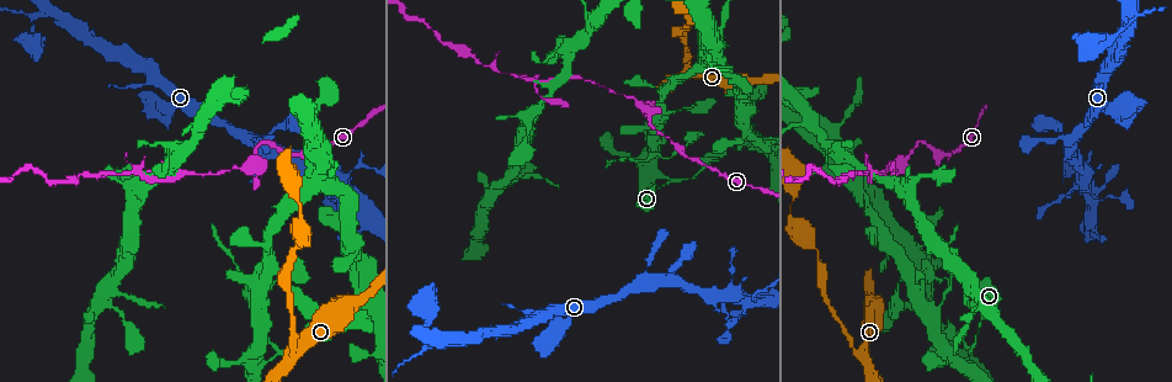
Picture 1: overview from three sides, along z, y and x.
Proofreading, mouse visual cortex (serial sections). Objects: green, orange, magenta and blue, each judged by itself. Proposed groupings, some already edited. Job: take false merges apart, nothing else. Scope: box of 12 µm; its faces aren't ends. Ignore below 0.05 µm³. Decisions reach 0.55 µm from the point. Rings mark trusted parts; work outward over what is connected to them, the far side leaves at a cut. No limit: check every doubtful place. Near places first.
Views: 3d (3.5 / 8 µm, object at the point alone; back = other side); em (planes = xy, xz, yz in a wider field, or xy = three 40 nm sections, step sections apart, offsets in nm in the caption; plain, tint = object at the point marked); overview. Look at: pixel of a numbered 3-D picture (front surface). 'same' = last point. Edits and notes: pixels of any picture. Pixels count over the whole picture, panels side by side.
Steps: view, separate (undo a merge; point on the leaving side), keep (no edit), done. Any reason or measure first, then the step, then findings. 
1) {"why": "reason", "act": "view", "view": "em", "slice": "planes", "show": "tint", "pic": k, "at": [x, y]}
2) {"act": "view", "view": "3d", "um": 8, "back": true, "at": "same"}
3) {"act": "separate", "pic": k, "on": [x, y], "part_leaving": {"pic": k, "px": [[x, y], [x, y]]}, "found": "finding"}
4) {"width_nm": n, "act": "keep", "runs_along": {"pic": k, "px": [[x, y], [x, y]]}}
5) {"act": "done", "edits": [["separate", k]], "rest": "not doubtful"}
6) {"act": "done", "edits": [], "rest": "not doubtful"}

{"why": "arms part here", "act": "view", "view": "3d", "um": 3.5, "pic": 1, "at": [873, 174]}

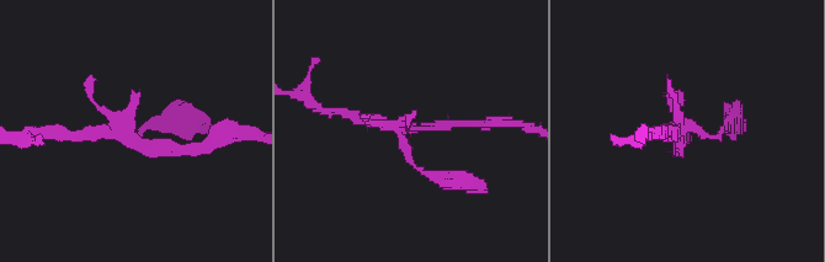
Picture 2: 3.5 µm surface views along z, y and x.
{"act": "view", "view": "em", "slice": "xy", "step": 5, "show": "tint", "pic": 2, "at": [682, 139]}

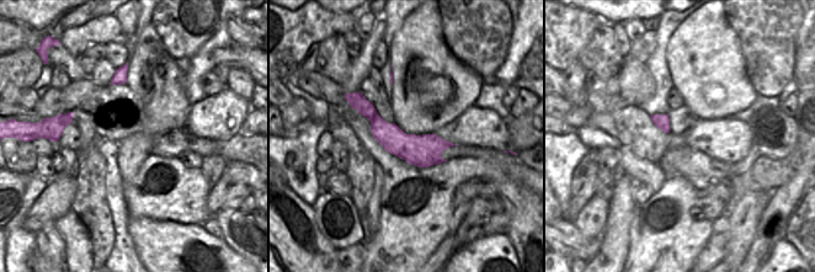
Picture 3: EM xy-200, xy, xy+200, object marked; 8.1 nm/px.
{"act": "separate", "pic": 2, "on": [149, 126], "border": {"pic": 3, "px": [[377, 115], [369, 121]]}, "found": "a second cell is stuck on"}

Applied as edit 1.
{"why": "three-way junction", "act": "view", "view": "3d", "um": 3.5, "back": true, "pic": 1, "at": [972, 349]}

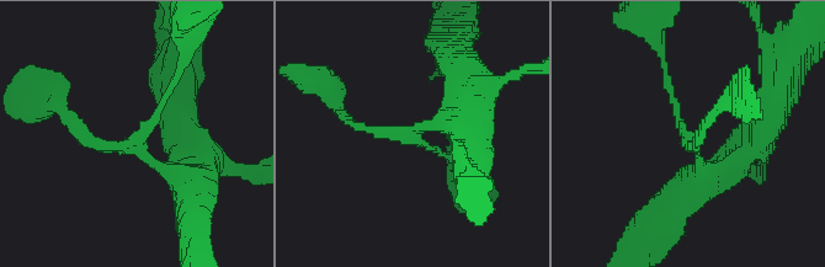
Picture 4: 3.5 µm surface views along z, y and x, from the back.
{"act": "view", "view": "em", "slice": "planes", "show": "tint", "pic": 4, "at": [411, 136]}

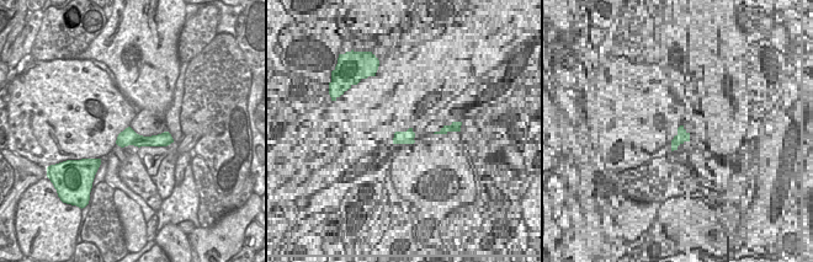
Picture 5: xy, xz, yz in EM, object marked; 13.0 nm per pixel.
{"width_nm": 220, "act": "keep", "runs_along": {"pic": 4, "px": [[664, 73], [701, 175], [723, 170]]}, "found": "continuous, no second cell"}

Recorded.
{"why": "sharp bend", "act": "view", "view": "3d", "um": 3.5, "pic": 1, "at": [665, 159]}

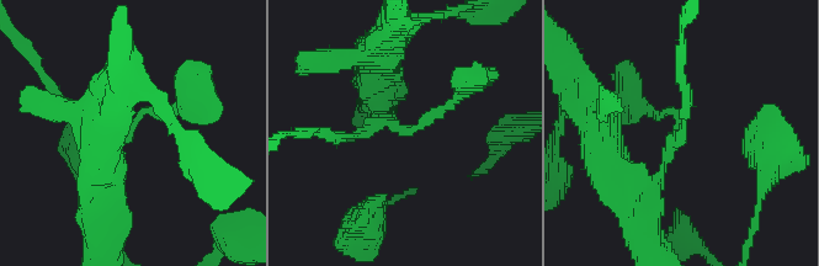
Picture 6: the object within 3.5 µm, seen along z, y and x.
{"arms": 3, "arm_widths_nm": [100, 150, 150], "act": "view", "view": "em", "slice": "planes", "show": "tint", "pic": 6, "at": [132, 125]}

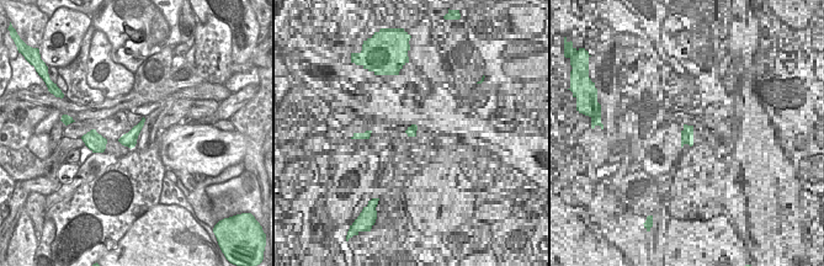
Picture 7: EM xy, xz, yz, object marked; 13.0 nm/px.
{"act": "keep", "runs_along": {"pic": 6, "px": [[650, 187], [679, 120], [636, 101]]}, "found": "one cell here"}

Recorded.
{"why": "sharp bend", "act": "view", "view": "3d", "um": 8, "back": true, "pic": 1, "at": [929, 295]}

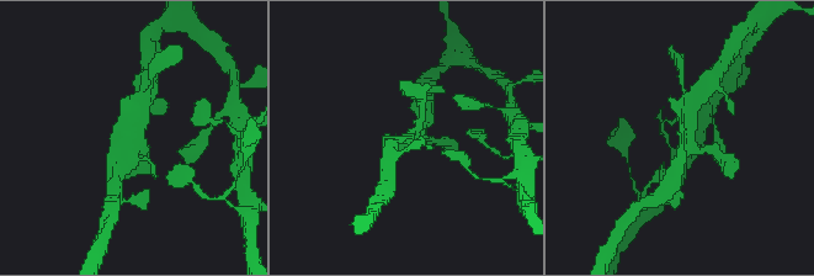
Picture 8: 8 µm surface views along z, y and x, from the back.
{"why": "need the tissue", "act": "view", "view": "em", "slice": "xy", "step": 2, "show": "tint", "pic": 8, "at": [418, 136]}

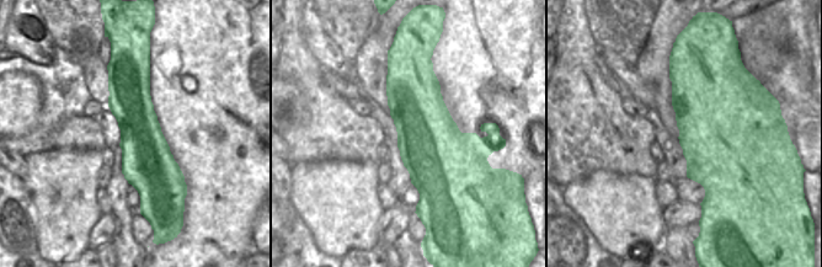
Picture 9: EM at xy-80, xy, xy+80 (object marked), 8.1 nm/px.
{"width_nm": 550, "act": "keep", "runs_along": {"pic": 8, "px": [[145, 101], [132, 154], [121, 166]]}, "found": "continuous, no second cell"}

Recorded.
{"act": "done", "edits": [["separate", 2]], "rest": "not doubtful"}

